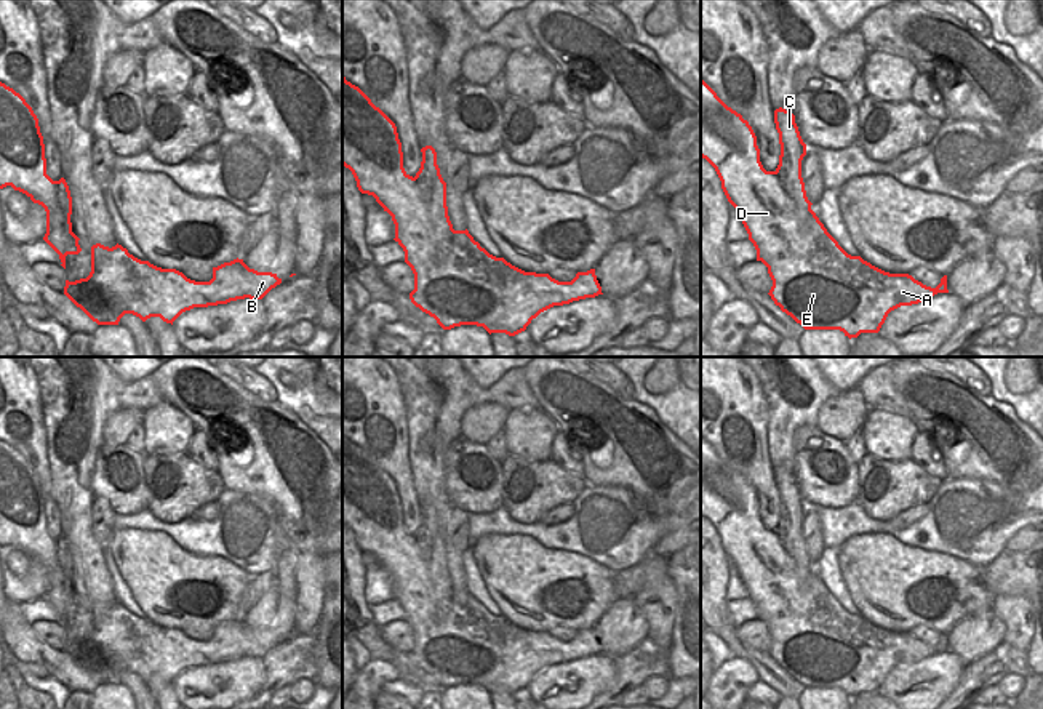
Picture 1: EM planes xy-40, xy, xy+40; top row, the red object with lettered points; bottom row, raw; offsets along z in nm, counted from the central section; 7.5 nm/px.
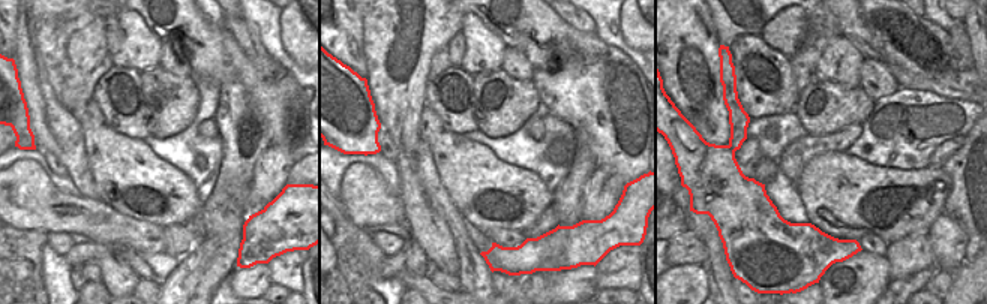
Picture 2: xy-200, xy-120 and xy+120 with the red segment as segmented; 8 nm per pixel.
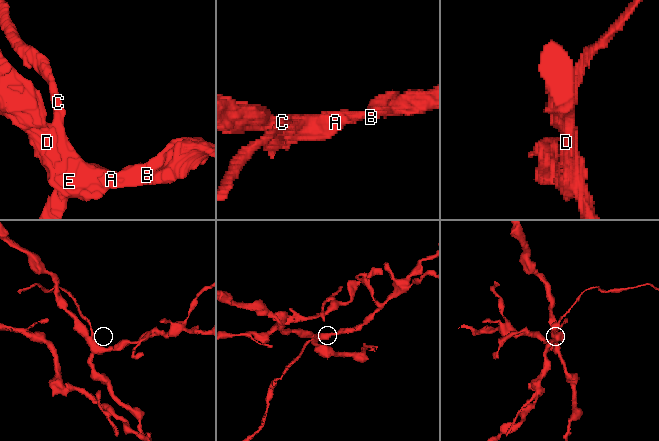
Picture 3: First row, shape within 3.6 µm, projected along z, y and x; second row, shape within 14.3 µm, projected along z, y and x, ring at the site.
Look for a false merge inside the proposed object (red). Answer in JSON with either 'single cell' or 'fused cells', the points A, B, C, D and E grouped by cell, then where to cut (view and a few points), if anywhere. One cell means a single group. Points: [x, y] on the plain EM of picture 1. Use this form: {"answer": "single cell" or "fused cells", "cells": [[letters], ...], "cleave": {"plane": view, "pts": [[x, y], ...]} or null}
{"answer": "fused cells", "cells": [["A", "B", "D", "E"], ["C"]], "cleave": {"plane": "xy", "pts": [[415, 535], [421, 543], [432, 538], [439, 544], [443, 540]]}}

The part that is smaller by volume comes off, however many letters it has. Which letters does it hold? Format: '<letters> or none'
C

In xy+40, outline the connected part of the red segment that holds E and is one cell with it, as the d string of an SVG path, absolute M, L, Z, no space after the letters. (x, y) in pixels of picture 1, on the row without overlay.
M704 439L701 515L715 527L728 560L736 567L757 608L757 619L768 626L773 639L768 653L805 688L840 688L849 698L861 691L878 691L891 669L949 651L947 634L931 647L909 632L889 632L861 615L848 613L811 568L805 541L798 546L792 538L781 541L776 530L763 527L757 495L749 480L728 466Z

